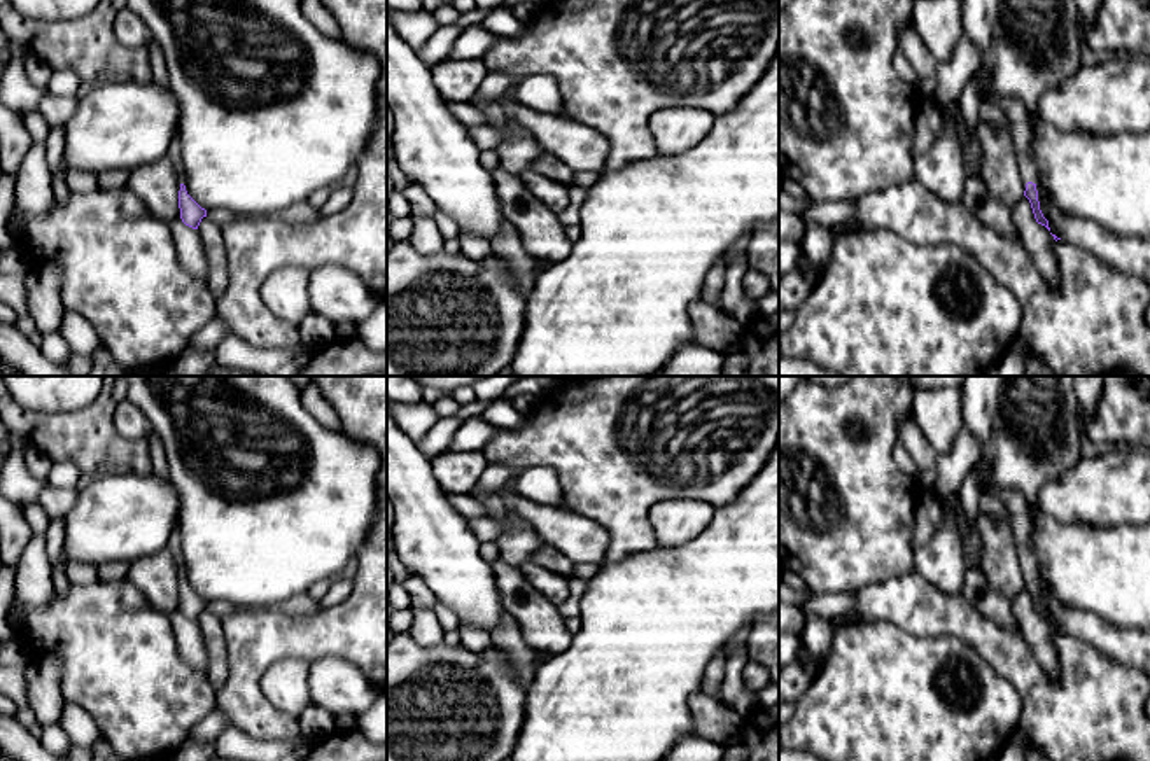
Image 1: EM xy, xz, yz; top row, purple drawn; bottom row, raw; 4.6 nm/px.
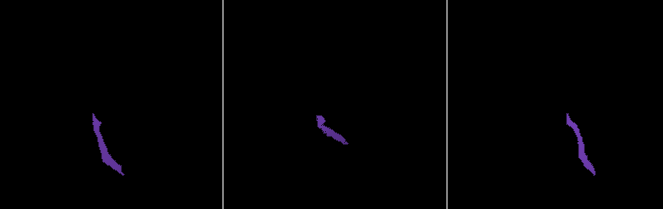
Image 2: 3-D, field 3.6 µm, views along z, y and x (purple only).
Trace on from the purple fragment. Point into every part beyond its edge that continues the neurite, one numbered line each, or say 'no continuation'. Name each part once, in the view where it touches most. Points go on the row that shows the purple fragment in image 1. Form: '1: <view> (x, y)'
1: yz (1017, 116)

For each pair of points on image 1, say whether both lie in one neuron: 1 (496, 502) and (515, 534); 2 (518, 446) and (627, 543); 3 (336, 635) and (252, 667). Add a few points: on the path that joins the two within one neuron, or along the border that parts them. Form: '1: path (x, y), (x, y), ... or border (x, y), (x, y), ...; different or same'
1: path (497, 509), (515, 527); same
2: path (550, 446), (617, 511); same
3: path (315, 635), (282, 637), (273, 646); same

